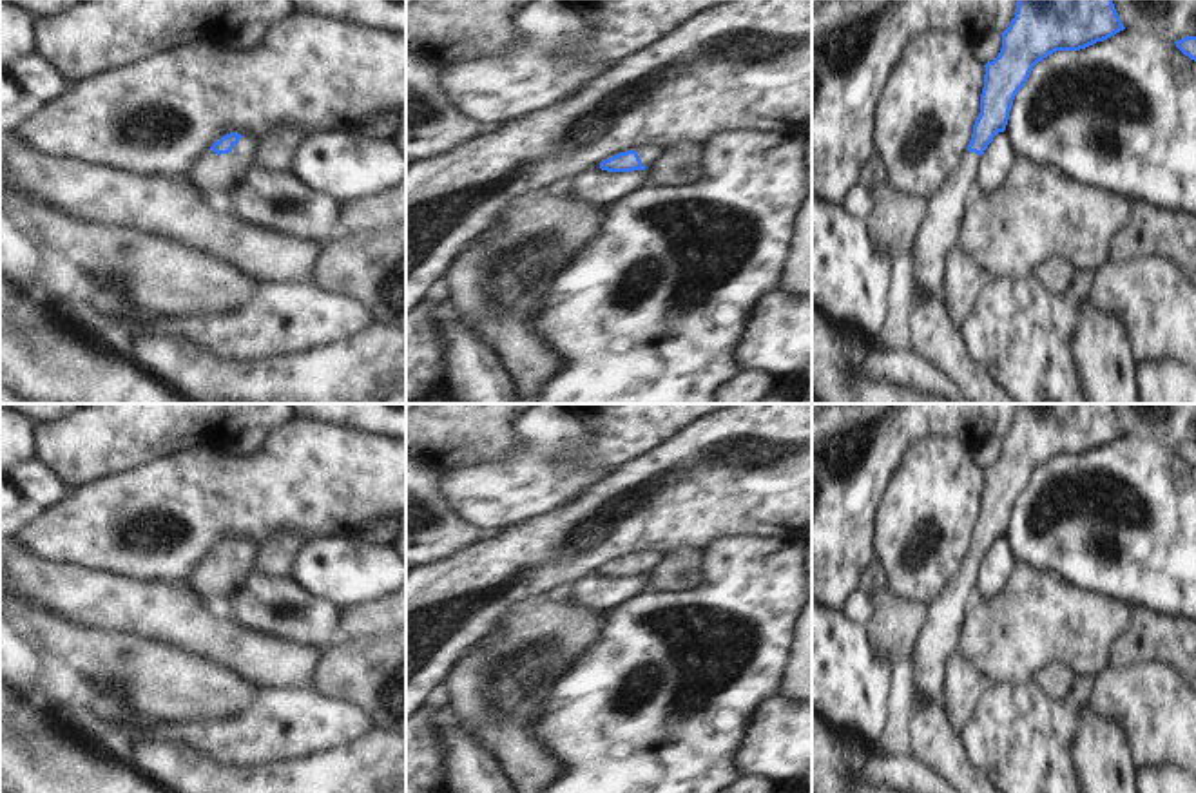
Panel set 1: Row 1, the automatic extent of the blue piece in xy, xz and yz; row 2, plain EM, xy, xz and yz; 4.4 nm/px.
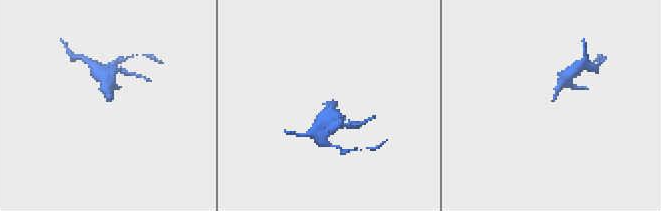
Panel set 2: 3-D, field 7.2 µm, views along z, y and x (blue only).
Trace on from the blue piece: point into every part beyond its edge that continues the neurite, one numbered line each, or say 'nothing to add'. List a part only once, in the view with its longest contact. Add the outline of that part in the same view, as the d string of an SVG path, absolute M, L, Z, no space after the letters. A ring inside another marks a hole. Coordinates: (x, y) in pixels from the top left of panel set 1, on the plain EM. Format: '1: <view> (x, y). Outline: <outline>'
1: xy (214, 583). Outline: M241 543L228 559L205 558L188 576L188 590L208 608L227 612L234 594L254 572L254 545Z

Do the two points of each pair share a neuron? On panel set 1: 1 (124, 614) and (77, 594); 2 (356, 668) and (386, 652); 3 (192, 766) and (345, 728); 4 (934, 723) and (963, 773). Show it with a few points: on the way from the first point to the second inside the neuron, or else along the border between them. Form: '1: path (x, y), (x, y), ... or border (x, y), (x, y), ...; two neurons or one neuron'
1: path (113, 603), (87, 598); one neuron
2: path (363, 668), (379, 659); one neuron
3: border (174, 745), (194, 748), (220, 763), (256, 766); two neurons
4: path (934, 735), (934, 743), (950, 761); one neuron

